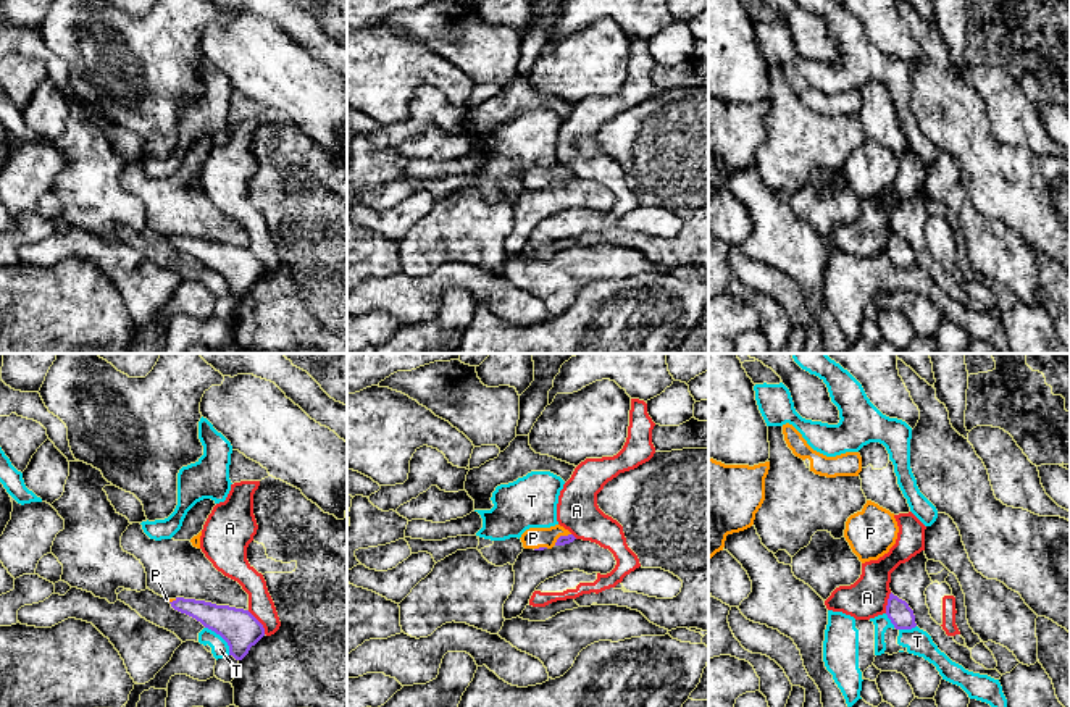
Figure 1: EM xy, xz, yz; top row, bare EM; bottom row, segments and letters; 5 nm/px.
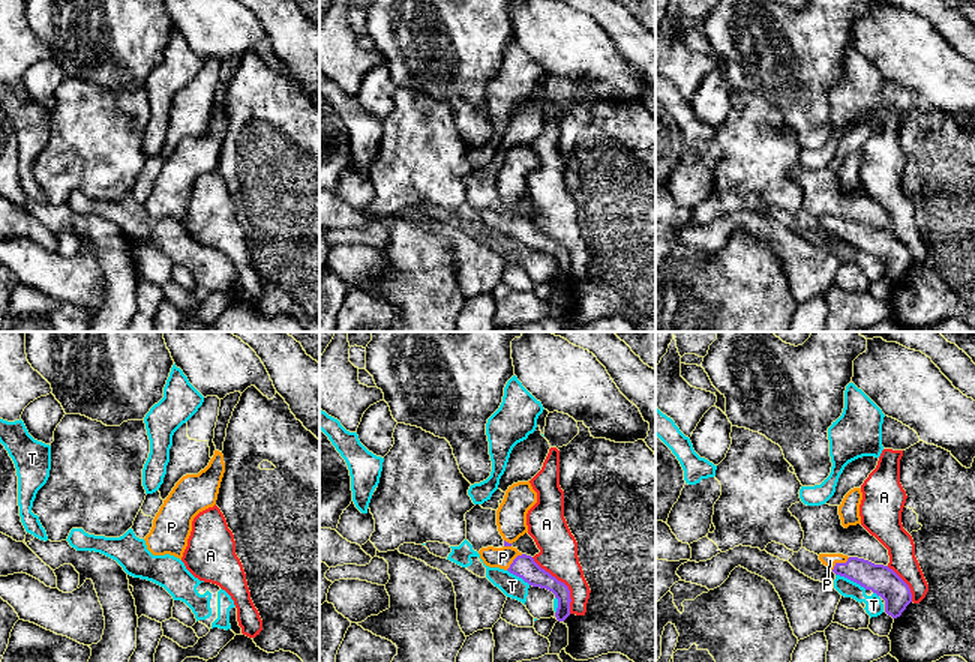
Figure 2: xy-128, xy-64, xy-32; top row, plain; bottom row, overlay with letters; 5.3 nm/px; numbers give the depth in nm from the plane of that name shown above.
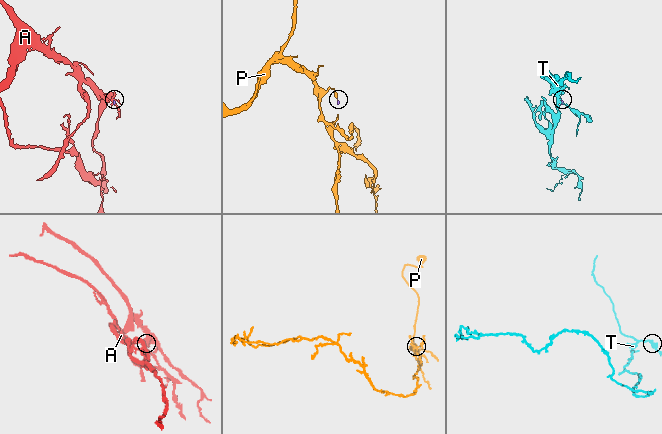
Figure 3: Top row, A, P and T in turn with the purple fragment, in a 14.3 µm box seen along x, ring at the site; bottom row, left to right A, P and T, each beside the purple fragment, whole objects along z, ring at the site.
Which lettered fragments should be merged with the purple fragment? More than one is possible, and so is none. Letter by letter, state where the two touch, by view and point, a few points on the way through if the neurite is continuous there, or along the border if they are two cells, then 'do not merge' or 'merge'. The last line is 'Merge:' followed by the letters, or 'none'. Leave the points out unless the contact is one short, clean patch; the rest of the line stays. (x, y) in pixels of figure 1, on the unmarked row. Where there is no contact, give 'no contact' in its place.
A: contact xy (259, 260); border xy (247, 249), (262, 263), (265, 271); do not merge
P: contact xz (560, 175); way xz (564, 178), (560, 175), (533, 176); merge
T: contact xy (221, 275); border xy (205, 265), (226, 281), (229, 292); do not merge
Merge: P

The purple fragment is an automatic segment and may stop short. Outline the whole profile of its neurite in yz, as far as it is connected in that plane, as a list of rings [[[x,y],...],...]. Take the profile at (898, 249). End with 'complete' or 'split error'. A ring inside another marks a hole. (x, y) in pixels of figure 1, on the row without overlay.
[[[892,231],[889,232],[886,253],[896,268],[912,268],[917,265],[913,249]]]; complete

